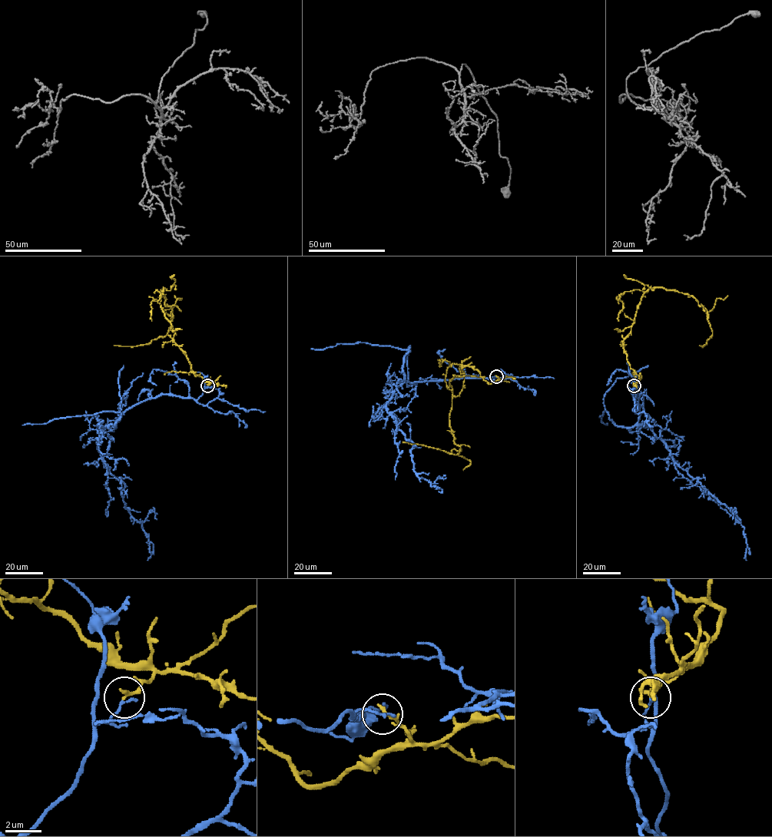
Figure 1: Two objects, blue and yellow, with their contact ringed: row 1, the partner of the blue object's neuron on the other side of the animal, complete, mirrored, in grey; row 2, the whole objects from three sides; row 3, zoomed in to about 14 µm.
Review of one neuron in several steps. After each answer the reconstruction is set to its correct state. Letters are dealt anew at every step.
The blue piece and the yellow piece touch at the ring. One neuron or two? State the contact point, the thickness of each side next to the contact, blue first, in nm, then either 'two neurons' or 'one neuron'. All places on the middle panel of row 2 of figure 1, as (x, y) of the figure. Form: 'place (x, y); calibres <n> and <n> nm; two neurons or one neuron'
place (496, 376); calibres 130 and 220 nm; two neurons

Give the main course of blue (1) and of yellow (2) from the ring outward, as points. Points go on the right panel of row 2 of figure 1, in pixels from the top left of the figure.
1: (634, 385), (640, 415), (637, 423), (647, 425), (665, 444), (671, 458), (734, 513), (743, 528), (747, 560)
2: (634, 385), (641, 376), (631, 368), (623, 341), (651, 289), (691, 296), (705, 309), (712, 332), (700, 345)

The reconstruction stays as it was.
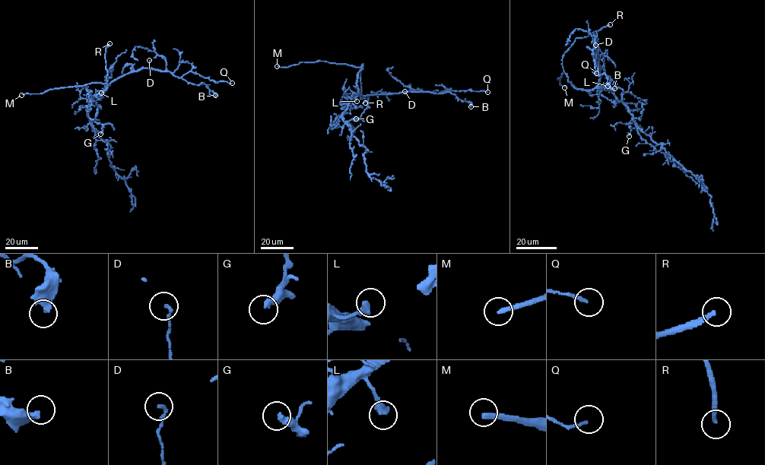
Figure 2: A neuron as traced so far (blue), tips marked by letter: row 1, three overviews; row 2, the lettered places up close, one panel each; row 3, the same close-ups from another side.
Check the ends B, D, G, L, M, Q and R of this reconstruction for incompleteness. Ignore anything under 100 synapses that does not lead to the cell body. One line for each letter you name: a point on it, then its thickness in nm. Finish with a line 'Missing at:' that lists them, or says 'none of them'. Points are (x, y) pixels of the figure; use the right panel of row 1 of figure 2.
M: (564, 87) | 240 nm
R: (610, 24) | 200 nm
Missing at: M, R

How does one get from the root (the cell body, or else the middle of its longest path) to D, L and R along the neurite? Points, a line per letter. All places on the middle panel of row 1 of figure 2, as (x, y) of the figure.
D: (347, 106), (357, 94), (366, 96), (404, 91)
L: (347, 106), (354, 98), (357, 101)
R: (347, 106), (358, 92), (357, 74), (363, 68), (363, 64), (360, 76), (361, 94), (365, 102)

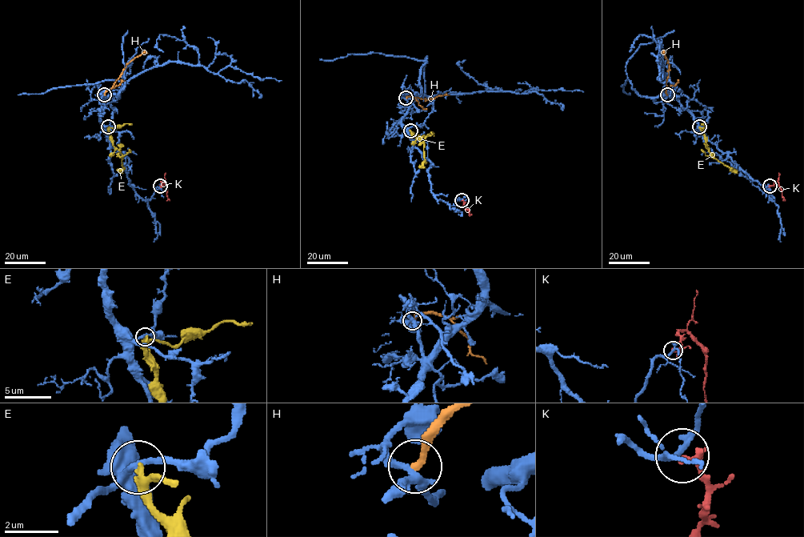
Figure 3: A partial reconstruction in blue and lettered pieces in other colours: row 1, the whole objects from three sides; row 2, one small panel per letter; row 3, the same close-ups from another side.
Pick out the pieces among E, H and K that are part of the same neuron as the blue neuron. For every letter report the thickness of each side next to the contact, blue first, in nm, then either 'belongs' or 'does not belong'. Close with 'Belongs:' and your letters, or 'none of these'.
E: 200 nm thick on the blue side, 240 nm on the other; does not belong
H: 280 nm thick on the blue side, 280 nm on the other; does not belong
K: 160 nm thick on the blue side, 280 nm on the other; does not belong
Belongs: none of these

